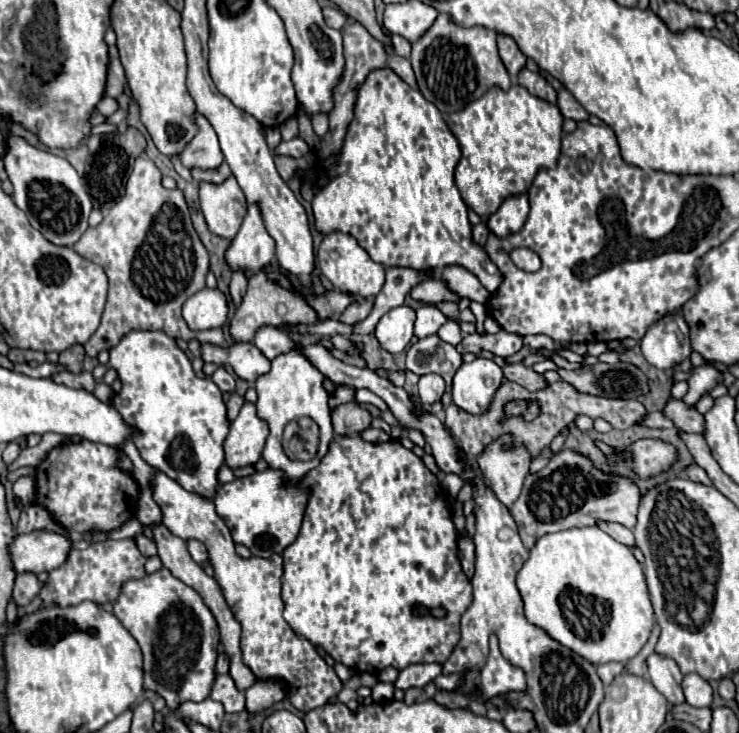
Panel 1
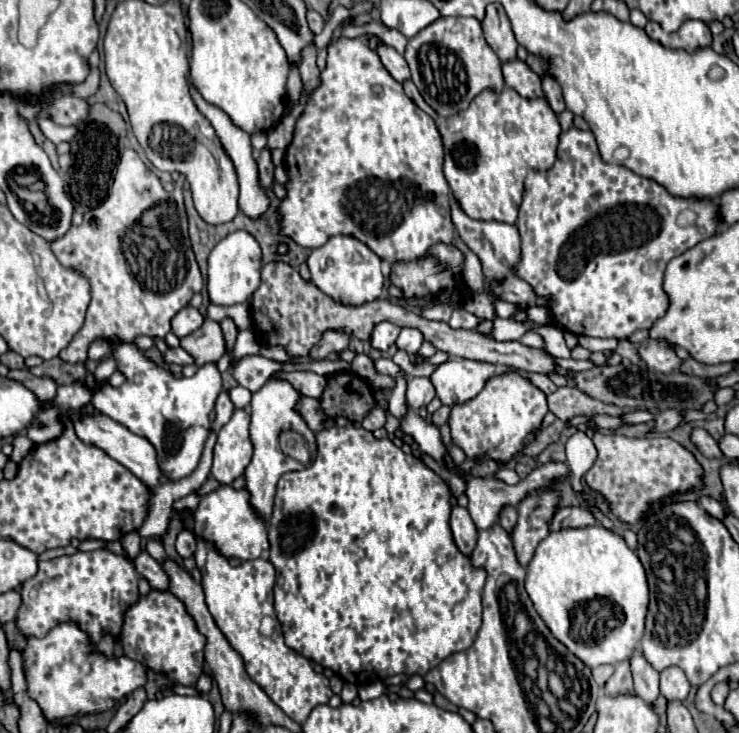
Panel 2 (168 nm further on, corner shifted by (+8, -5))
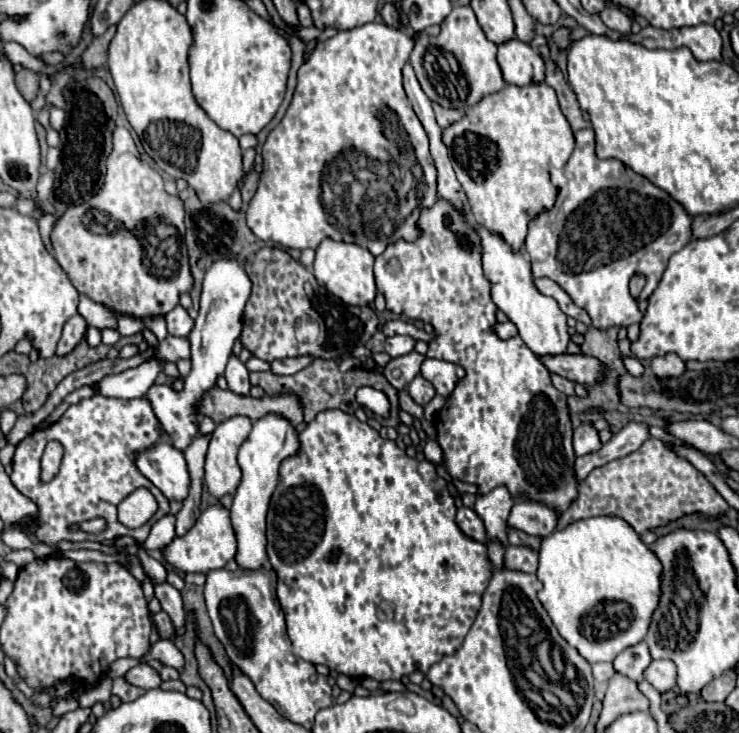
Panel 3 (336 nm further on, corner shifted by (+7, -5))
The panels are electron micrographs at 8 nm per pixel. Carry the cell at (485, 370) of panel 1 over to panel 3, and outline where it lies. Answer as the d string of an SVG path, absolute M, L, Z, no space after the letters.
M425 358L425 362L421 364L421 376L435 386L437 394L447 398L453 392L457 380L465 376L465 372L463 372L463 368L447 362L447 360Z

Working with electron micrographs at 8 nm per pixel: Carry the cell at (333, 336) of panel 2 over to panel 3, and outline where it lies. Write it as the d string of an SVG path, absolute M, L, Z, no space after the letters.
M311 356L273 360L273 362L271 362L271 372L279 374L279 376L287 376L287 374L295 374L295 372L303 370L303 368L305 368L305 366L309 366L311 362L313 362L313 358L311 358Z

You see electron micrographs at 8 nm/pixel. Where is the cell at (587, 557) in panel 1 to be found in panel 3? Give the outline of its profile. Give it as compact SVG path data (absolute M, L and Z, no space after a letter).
M593 516L569 524L565 530L553 532L543 538L539 552L537 578L543 582L543 590L537 594L539 602L551 616L559 634L579 650L589 662L613 662L619 652L641 642L651 624L651 616L659 604L659 576L663 564L641 542L639 534L619 516Z

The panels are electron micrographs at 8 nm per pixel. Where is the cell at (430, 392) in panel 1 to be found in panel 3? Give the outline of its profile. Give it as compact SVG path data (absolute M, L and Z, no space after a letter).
M415 376L415 380L407 386L407 392L419 406L425 406L437 394L433 384L427 382L423 376Z

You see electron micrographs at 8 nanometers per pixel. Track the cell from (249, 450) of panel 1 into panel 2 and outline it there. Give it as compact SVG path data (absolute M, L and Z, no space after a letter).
M234 410L230 422L218 432L214 446L212 476L222 484L232 484L252 460L252 440L248 432L250 414L246 410Z

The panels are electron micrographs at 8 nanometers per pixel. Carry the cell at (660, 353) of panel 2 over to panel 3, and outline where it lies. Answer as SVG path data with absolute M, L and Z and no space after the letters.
M675 354L657 356L657 358L651 360L651 370L659 378L663 378L663 376L681 376L685 372L685 362Z

